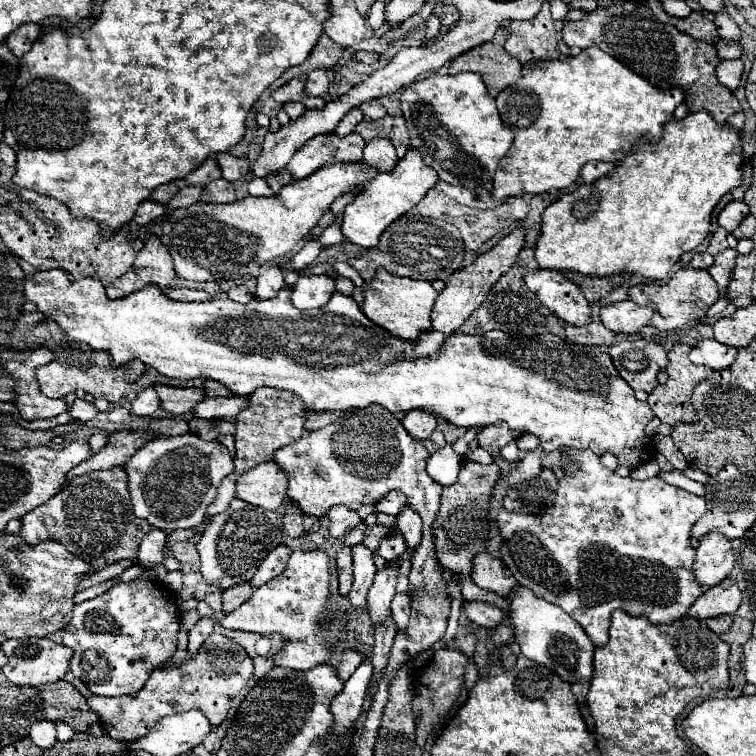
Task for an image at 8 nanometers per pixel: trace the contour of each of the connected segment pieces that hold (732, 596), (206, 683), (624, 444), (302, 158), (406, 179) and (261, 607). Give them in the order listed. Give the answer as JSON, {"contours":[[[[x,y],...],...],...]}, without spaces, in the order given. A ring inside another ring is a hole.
{"contours":[[[[732,579],[720,581],[716,587],[706,589],[702,597],[690,607],[688,615],[696,619],[708,619],[716,615],[734,615],[742,603],[742,593]]],[[[212,633],[198,655],[186,657],[186,661],[178,667],[160,667],[146,681],[144,689],[136,697],[92,697],[88,699],[90,709],[98,715],[104,731],[116,741],[136,741],[158,723],[158,719],[168,717],[172,713],[184,713],[190,709],[202,711],[208,721],[218,727],[232,705],[232,699],[240,693],[240,689],[252,679],[254,665],[248,653],[234,643],[232,639]]],[[[52,269],[26,277],[24,295],[38,305],[38,311],[44,313],[46,319],[56,321],[68,339],[90,343],[90,347],[98,351],[108,351],[112,365],[138,359],[166,377],[216,379],[242,397],[252,395],[258,387],[294,391],[304,399],[308,411],[346,411],[378,403],[392,413],[424,409],[464,429],[484,427],[502,419],[512,429],[538,435],[546,453],[564,445],[592,449],[596,455],[610,451],[618,457],[620,465],[628,467],[638,467],[652,457],[652,445],[644,435],[644,427],[654,417],[652,409],[634,397],[630,385],[618,375],[610,357],[600,347],[570,345],[552,333],[536,339],[510,339],[502,331],[488,331],[486,335],[452,333],[432,357],[392,363],[392,355],[412,351],[412,341],[392,337],[382,327],[372,325],[358,303],[342,293],[334,293],[328,301],[328,315],[324,315],[322,309],[298,311],[290,303],[290,289],[286,287],[274,299],[254,297],[248,305],[240,305],[232,299],[180,303],[164,297],[156,285],[112,301],[106,297],[104,285],[98,279],[68,281],[66,271]]],[[[358,133],[346,137],[316,135],[308,139],[288,161],[282,173],[288,173],[292,181],[304,179],[328,163],[356,163],[362,159],[364,139]]],[[[408,149],[406,155],[396,163],[396,167],[388,173],[378,173],[358,195],[356,199],[346,205],[346,215],[342,221],[342,233],[348,243],[360,245],[364,249],[372,249],[378,245],[378,237],[382,231],[396,221],[400,215],[404,215],[408,209],[412,209],[434,185],[438,183],[438,175],[434,169],[424,165],[420,153],[416,149]]],[[[294,551],[282,575],[256,589],[254,595],[230,615],[226,615],[220,625],[234,631],[248,631],[258,635],[280,633],[286,637],[285,646],[273,657],[274,666],[308,671],[320,663],[326,663],[330,659],[332,643],[346,625],[346,619],[338,615],[336,621],[328,623],[328,629],[320,627],[320,619],[328,601],[328,569],[330,559],[324,551]]]]}

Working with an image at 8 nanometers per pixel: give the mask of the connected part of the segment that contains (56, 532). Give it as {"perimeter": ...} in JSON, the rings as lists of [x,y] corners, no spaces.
{"perimeter":[[[122,467],[74,477],[60,493],[56,493],[56,497],[52,497],[52,501],[22,517],[22,539],[30,545],[46,539],[62,541],[68,551],[84,559],[92,569],[104,569],[120,559],[136,559],[138,545],[152,527],[132,513],[126,481],[128,477]]]}

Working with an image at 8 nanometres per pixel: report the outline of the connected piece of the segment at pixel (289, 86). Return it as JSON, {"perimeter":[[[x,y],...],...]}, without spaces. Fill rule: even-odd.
{"perimeter":[[[292,79],[288,81],[286,85],[282,85],[280,89],[276,89],[272,93],[272,97],[278,101],[278,103],[290,103],[290,101],[304,101],[304,79]]]}

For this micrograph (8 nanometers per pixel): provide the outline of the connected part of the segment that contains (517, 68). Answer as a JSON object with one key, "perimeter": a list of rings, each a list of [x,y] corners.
{"perimeter":[[[496,33],[496,37],[486,45],[480,45],[456,57],[448,67],[450,75],[456,75],[460,71],[474,71],[484,79],[488,93],[496,97],[500,91],[514,85],[522,75],[522,63],[506,53],[504,41],[506,33]]]}

